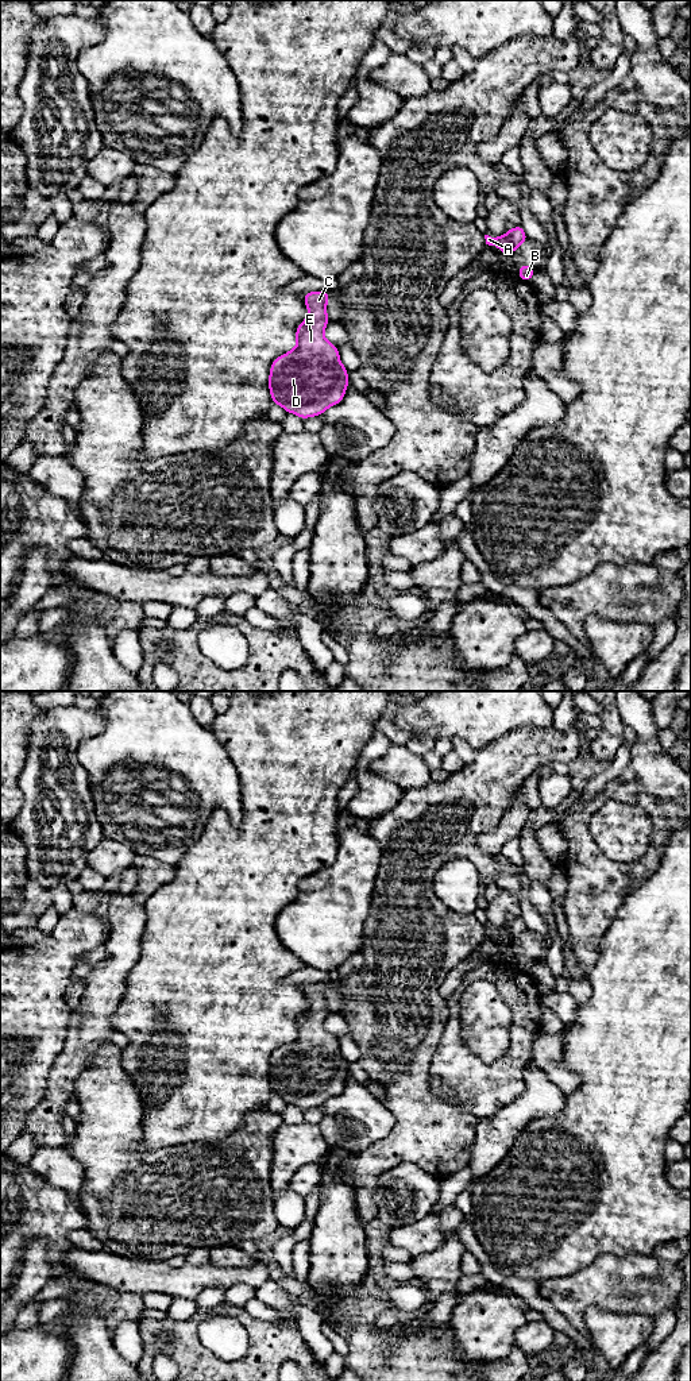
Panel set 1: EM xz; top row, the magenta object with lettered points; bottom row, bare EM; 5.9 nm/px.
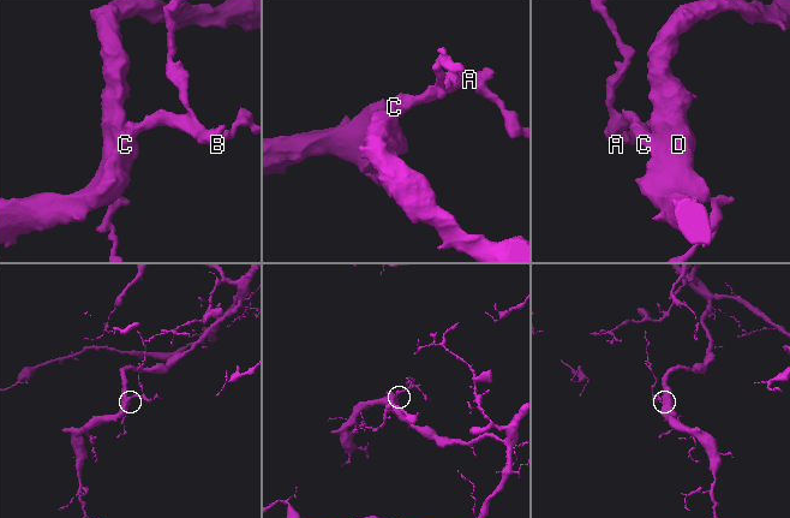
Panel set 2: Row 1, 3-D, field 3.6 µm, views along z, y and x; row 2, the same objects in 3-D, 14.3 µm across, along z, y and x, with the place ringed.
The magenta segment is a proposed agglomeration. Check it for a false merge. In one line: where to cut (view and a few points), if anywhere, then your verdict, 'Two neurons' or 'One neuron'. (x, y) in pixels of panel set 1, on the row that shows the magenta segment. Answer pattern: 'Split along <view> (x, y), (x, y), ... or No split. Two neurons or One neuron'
No split. One neuron

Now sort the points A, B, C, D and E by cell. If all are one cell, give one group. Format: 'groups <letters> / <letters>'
groups A B C D E

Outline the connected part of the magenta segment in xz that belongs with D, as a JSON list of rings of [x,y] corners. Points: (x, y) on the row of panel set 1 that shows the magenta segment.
[[[328,290],[304,293],[308,317],[297,327],[297,347],[274,359],[269,389],[274,404],[302,420],[321,416],[344,398],[348,370],[340,363],[339,347],[324,339]]]

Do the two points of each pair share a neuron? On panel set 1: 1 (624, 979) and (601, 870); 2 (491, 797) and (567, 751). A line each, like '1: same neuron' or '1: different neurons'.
1: different neurons
2: same neuron

